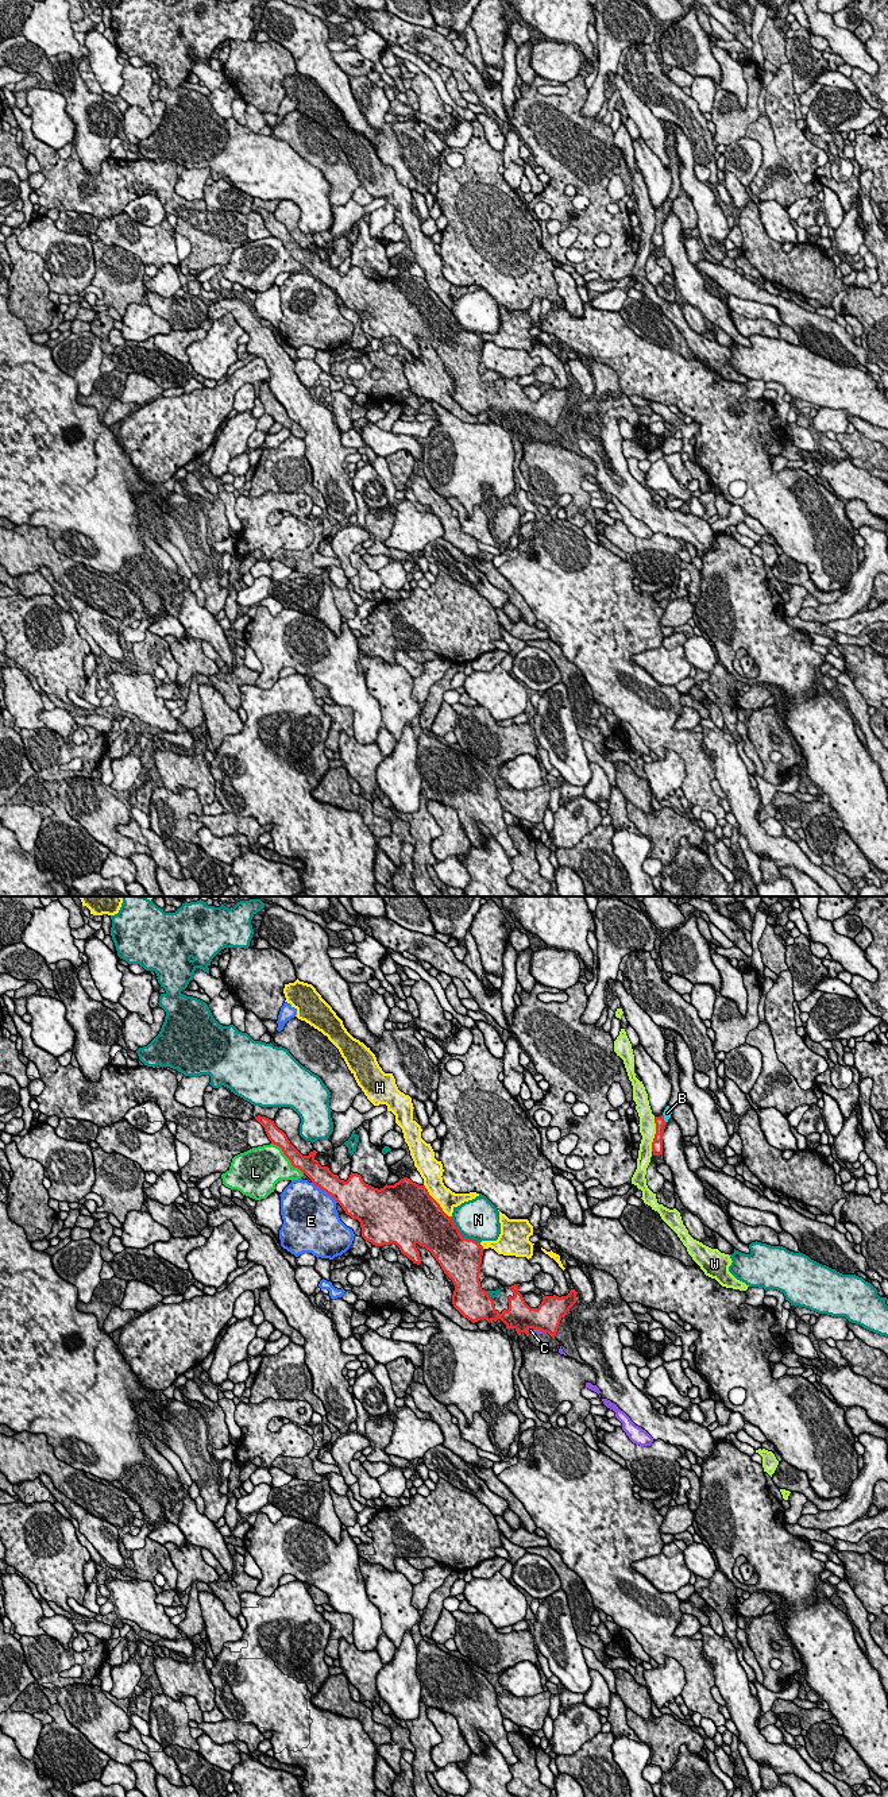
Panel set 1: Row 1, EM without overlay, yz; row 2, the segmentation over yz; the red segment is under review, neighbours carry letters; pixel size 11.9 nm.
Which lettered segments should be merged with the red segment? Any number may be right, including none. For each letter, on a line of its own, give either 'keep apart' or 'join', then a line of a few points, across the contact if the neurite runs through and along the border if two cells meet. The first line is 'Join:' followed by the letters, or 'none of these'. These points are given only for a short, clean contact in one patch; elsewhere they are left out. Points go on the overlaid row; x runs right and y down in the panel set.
Join: B
B: join; line yz (660, 1123), (663, 1118), (667, 1113)
C: keep apart
E: keep apart
H: keep apart
L: keep apart
N: keep apart
W: keep apart

